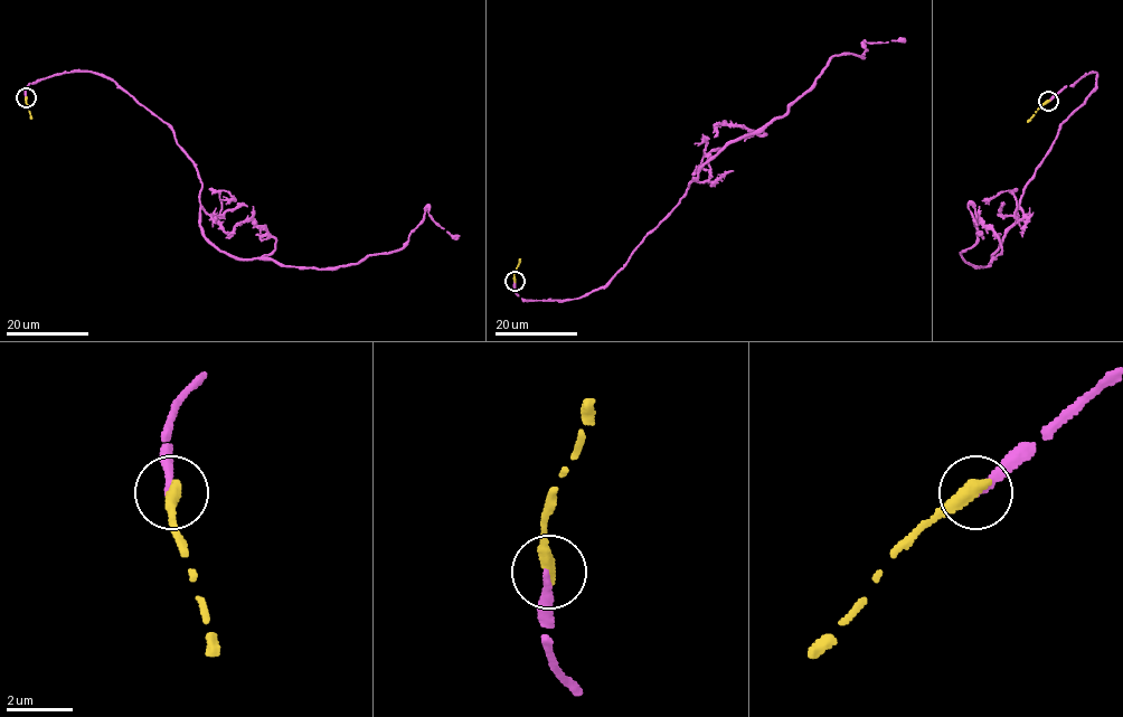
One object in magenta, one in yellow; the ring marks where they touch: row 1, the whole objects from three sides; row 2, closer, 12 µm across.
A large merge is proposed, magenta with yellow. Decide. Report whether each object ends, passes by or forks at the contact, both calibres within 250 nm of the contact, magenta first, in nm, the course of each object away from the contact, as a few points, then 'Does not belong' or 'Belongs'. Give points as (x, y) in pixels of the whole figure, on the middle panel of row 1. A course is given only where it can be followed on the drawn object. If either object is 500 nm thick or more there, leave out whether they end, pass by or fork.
At the ring magenta ends. At the ring yellow ends. Thickness 190 nm (magenta) against 420 nm. Course of magenta: (515, 281), (529, 300), (600, 289), (702, 164), (781, 118), (830, 58), (864, 57), (866, 40), (906, 39). Course of yellow: (515, 280), (519, 260). Does not belong

